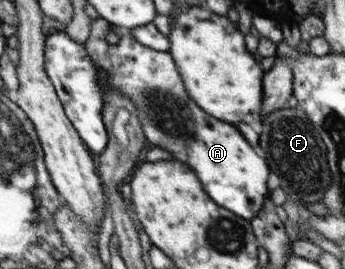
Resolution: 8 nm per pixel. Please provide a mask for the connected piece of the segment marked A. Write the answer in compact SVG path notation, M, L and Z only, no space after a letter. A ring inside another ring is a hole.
M104 18L91 19L91 33L85 49L92 63L100 70L107 89L119 89L136 106L141 129L147 141L168 150L176 160L194 168L206 194L226 210L246 220L261 212L262 200L269 192L266 186L270 168L264 158L256 156L244 136L228 122L220 122L192 102L169 52L158 52L134 39L129 29L122 29L116 44L106 41L111 24Z

